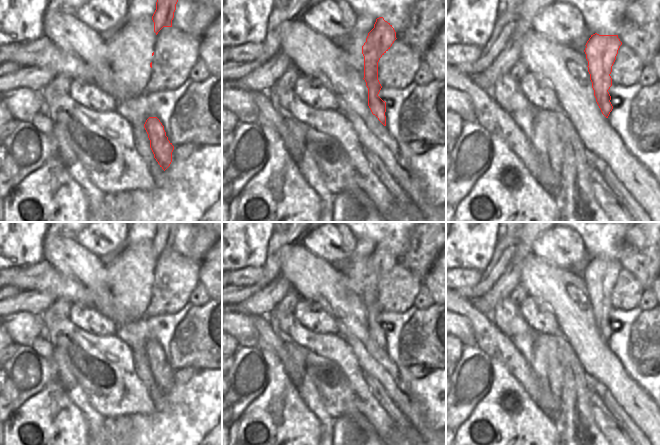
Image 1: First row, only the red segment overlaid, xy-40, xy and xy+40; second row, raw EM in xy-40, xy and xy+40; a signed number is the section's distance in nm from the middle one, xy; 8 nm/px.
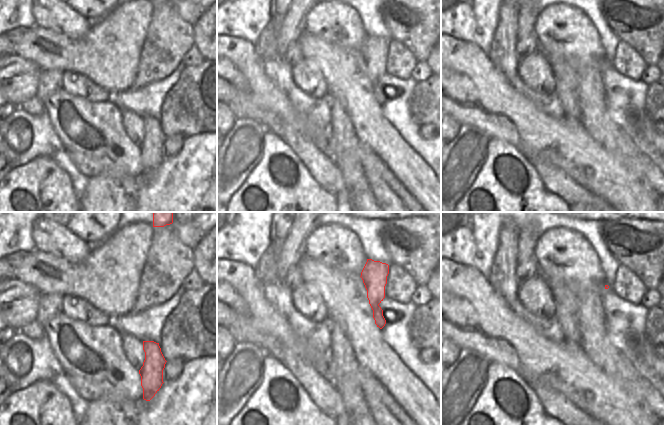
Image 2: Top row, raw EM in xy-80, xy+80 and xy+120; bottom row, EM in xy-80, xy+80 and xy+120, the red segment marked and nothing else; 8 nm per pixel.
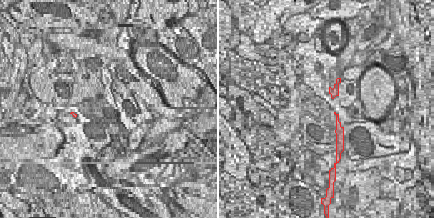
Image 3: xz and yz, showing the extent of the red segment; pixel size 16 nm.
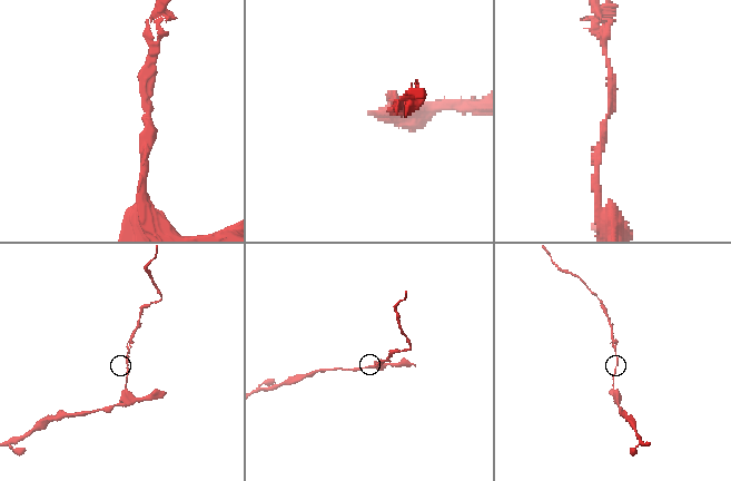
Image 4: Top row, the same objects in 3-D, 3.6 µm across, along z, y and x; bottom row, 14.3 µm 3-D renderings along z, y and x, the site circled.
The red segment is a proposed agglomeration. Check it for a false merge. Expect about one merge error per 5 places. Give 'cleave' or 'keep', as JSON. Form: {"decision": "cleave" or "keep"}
{"decision": "keep"}

